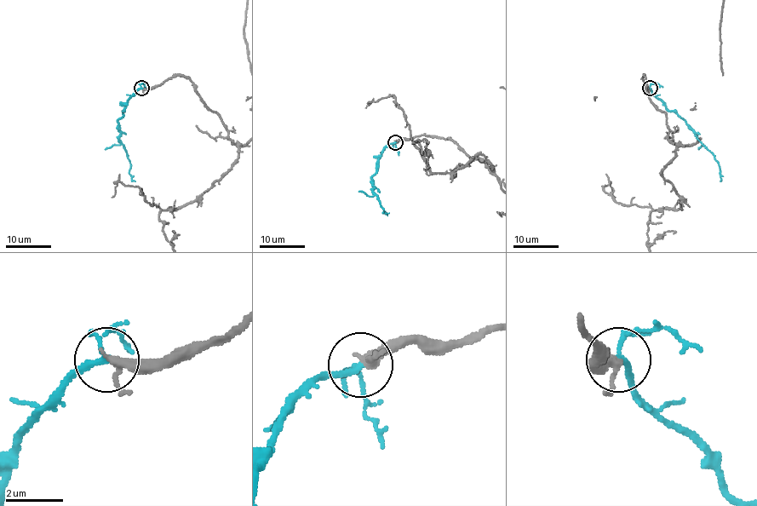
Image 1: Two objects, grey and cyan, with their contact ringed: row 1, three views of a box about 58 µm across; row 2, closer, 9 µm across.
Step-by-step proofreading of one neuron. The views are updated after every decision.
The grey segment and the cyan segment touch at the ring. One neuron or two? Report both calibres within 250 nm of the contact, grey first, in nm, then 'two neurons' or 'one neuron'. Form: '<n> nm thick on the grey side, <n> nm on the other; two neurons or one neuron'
260 nm thick on the grey side, 140 nm on the other; one neuron

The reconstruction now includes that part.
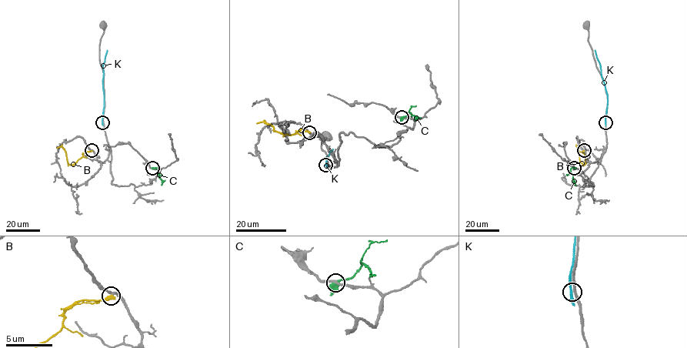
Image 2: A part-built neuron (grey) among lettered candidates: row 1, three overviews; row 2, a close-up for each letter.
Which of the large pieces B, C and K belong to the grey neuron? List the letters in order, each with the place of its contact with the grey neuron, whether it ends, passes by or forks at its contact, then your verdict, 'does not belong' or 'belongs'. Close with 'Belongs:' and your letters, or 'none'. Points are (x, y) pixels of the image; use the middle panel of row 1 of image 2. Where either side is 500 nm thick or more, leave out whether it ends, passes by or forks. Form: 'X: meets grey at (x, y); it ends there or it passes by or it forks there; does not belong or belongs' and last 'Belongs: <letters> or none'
B: meets grey at (309, 132); it ends there; does not belong
C: meets grey at (401, 117); it passes by; does not belong
K: meets grey at (325, 165); it passes by; does not belong
Belongs: none

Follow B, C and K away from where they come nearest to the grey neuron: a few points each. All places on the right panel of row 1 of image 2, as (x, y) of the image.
B: (584, 151), (584, 165), (579, 161), (578, 148)
C: (574, 168), (570, 171), (575, 185)
K: (605, 122), (607, 93), (595, 50)

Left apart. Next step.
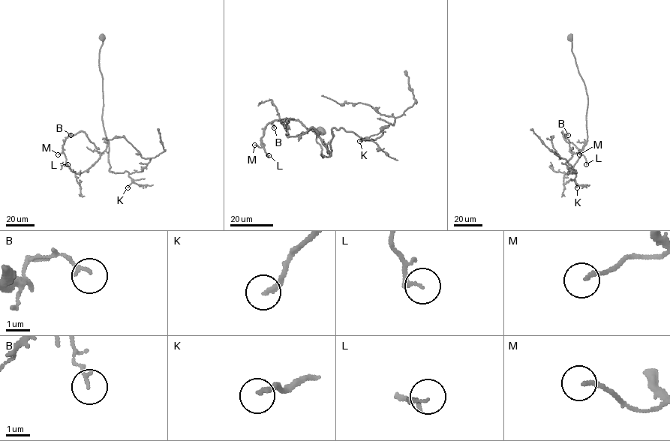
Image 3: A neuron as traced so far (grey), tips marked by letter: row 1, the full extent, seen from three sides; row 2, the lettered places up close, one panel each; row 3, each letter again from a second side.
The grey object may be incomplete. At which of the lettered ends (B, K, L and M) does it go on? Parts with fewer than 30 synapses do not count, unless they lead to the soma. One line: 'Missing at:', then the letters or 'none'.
Missing at: K

